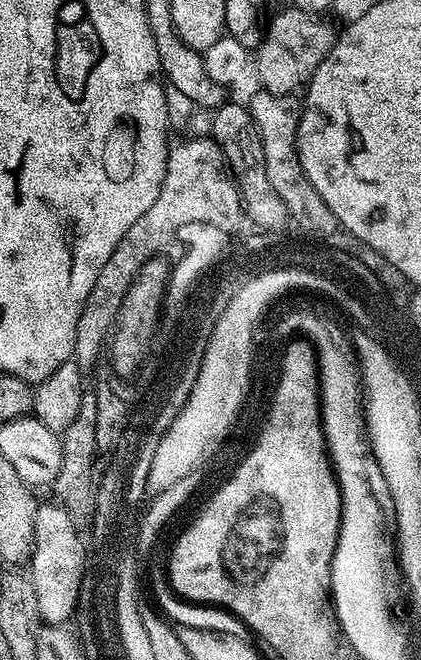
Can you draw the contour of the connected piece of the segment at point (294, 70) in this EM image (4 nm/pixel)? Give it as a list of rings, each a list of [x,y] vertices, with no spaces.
[[[292,6],[278,13],[272,25],[263,29],[260,47],[254,52],[254,76],[256,72],[259,87],[275,96],[287,96],[295,93],[295,88],[303,89],[334,43],[334,32],[322,21],[313,20],[308,12],[296,16],[299,10]]]

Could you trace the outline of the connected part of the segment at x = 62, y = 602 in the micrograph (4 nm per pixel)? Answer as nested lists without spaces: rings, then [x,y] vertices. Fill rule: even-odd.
[[[41,503],[36,510],[32,526],[32,550],[30,553],[30,575],[34,594],[38,594],[38,610],[41,621],[47,625],[63,625],[73,619],[83,584],[86,544],[76,533],[77,525],[59,503]]]

